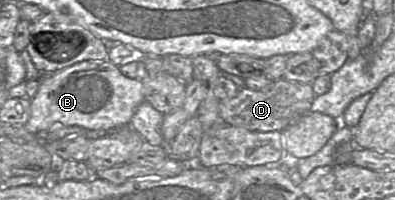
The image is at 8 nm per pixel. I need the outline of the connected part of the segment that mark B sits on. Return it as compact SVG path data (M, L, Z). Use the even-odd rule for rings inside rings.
M109 60L82 61L54 72L42 83L35 96L30 100L31 113L24 128L37 136L43 136L56 126L78 126L88 130L113 130L129 124L137 107L143 101L145 101L143 84L139 78L125 77L119 67Z

